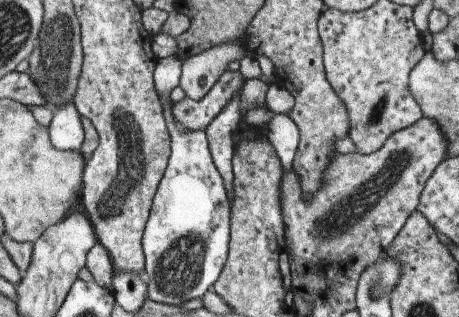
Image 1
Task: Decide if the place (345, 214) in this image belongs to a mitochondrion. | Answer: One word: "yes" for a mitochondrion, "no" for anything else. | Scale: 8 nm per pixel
yes

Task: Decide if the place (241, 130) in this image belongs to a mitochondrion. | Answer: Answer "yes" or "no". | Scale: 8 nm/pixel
no

